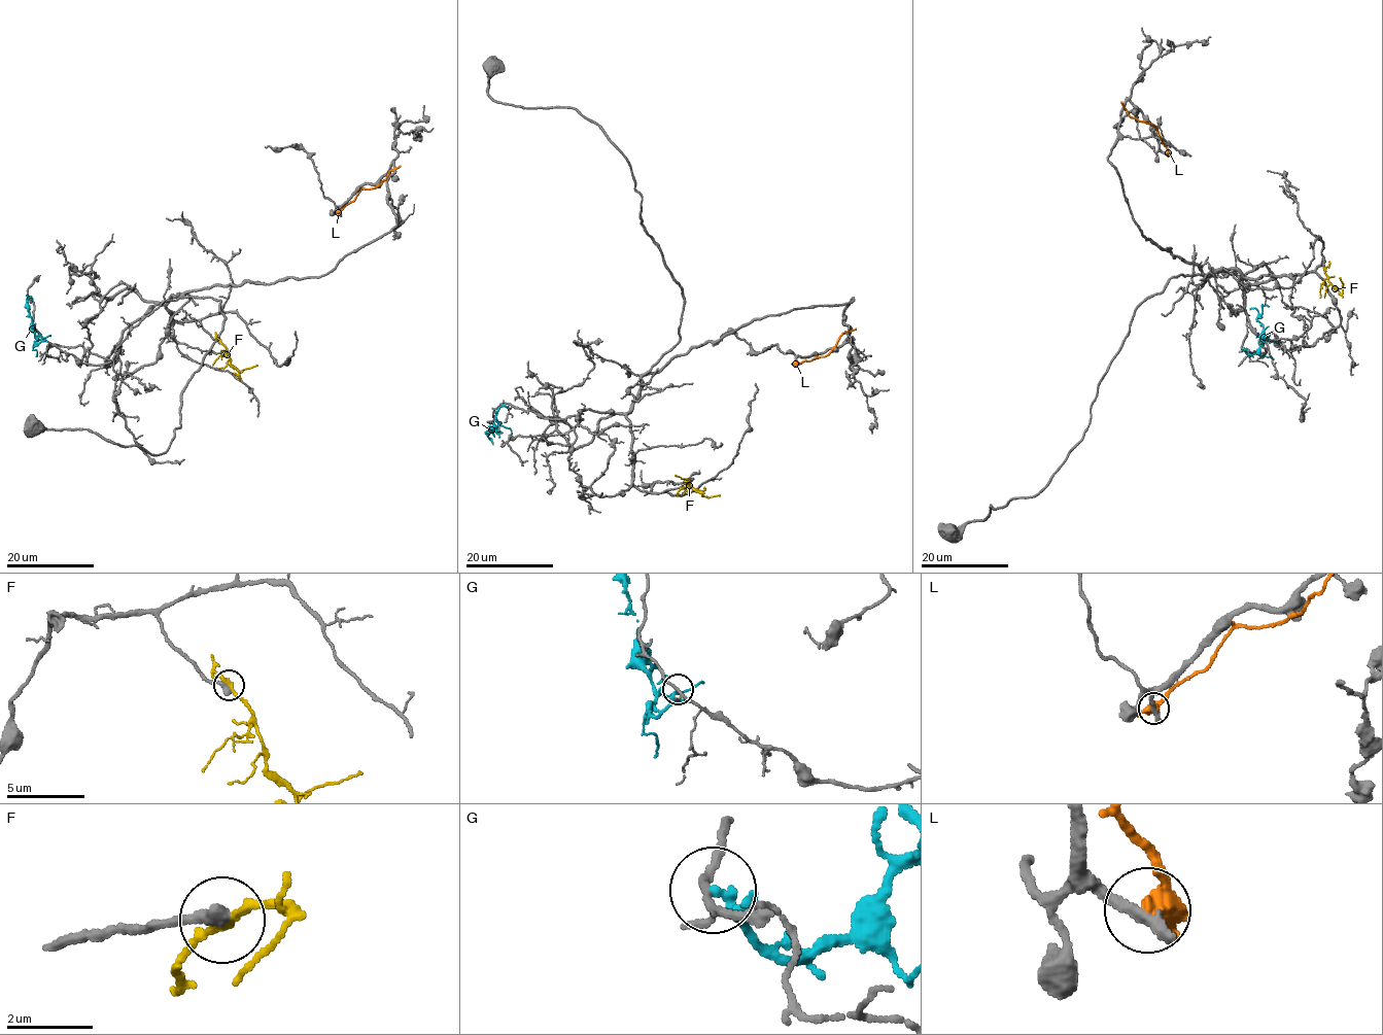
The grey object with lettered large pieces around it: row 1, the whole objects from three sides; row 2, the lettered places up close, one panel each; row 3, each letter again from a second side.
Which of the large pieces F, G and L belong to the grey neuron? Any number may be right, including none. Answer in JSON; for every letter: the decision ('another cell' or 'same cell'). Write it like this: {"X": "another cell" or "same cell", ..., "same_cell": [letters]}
{"F": "another cell", "G": "another cell", "L": "another cell", "same_cell": []}

